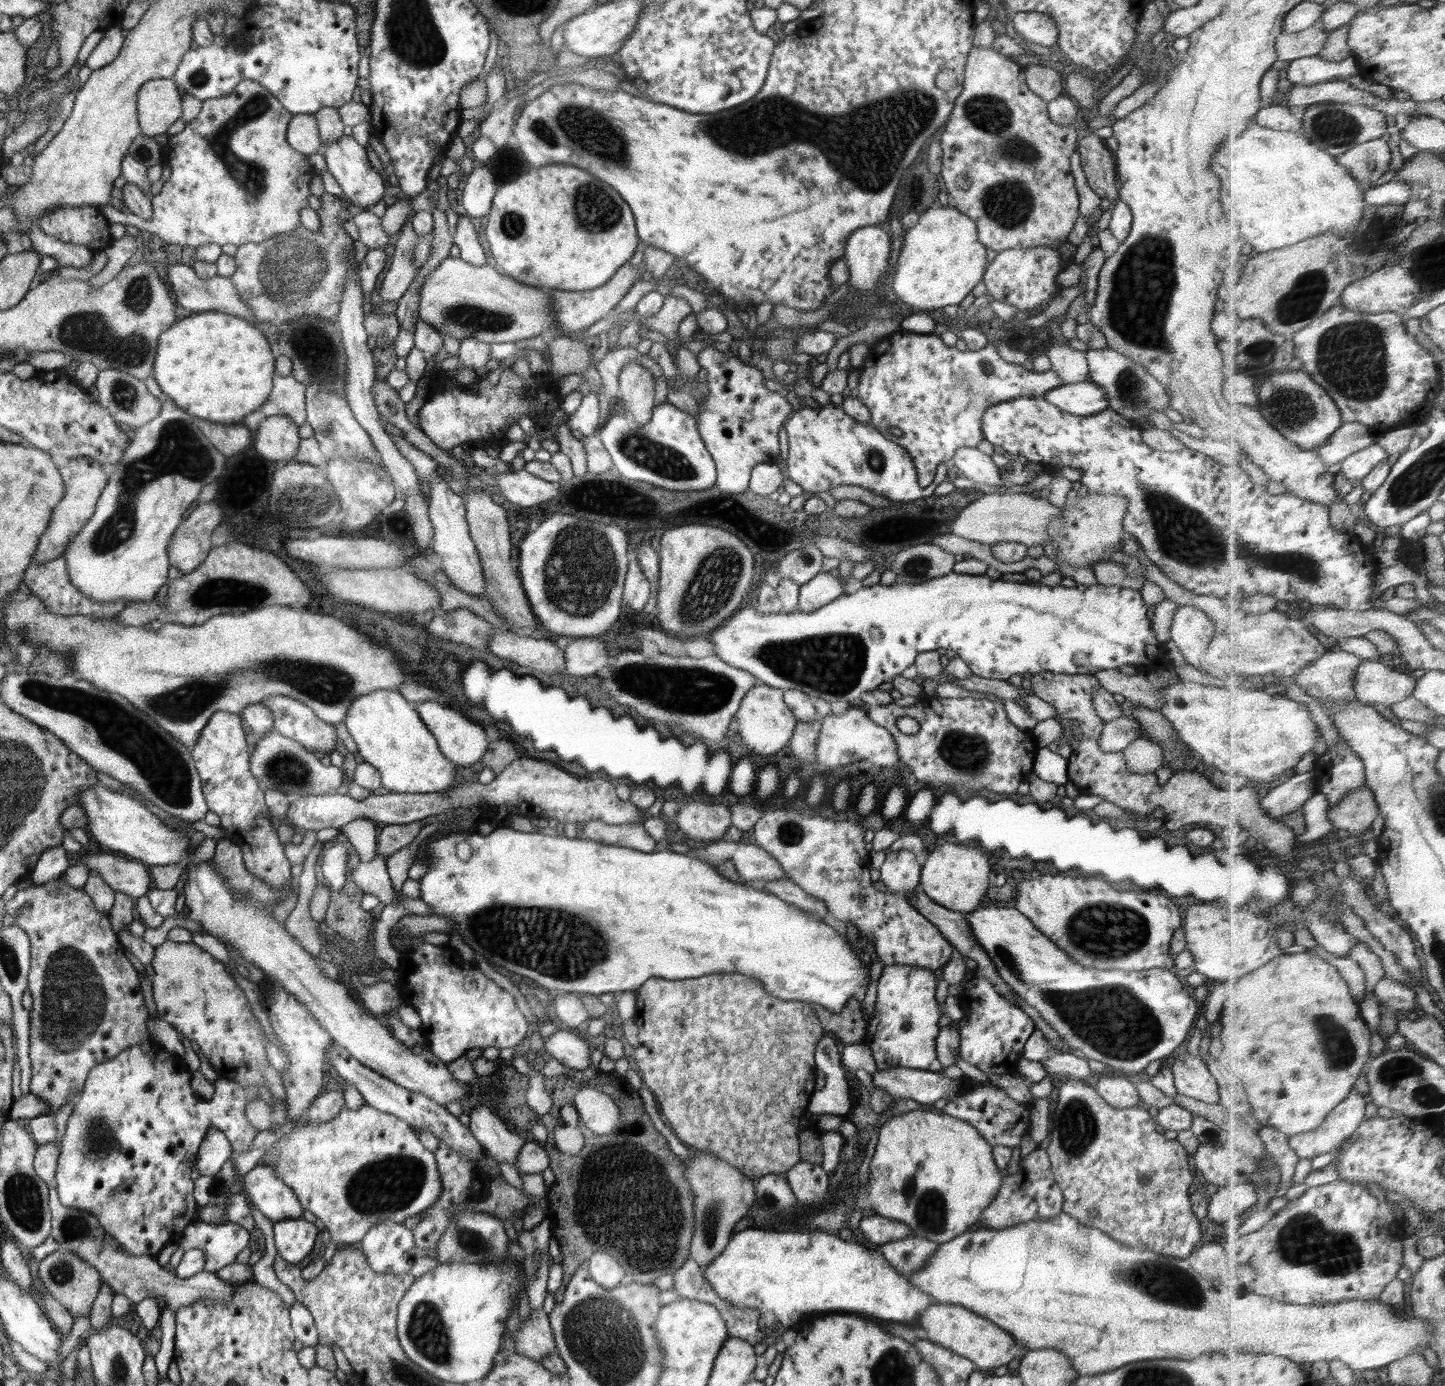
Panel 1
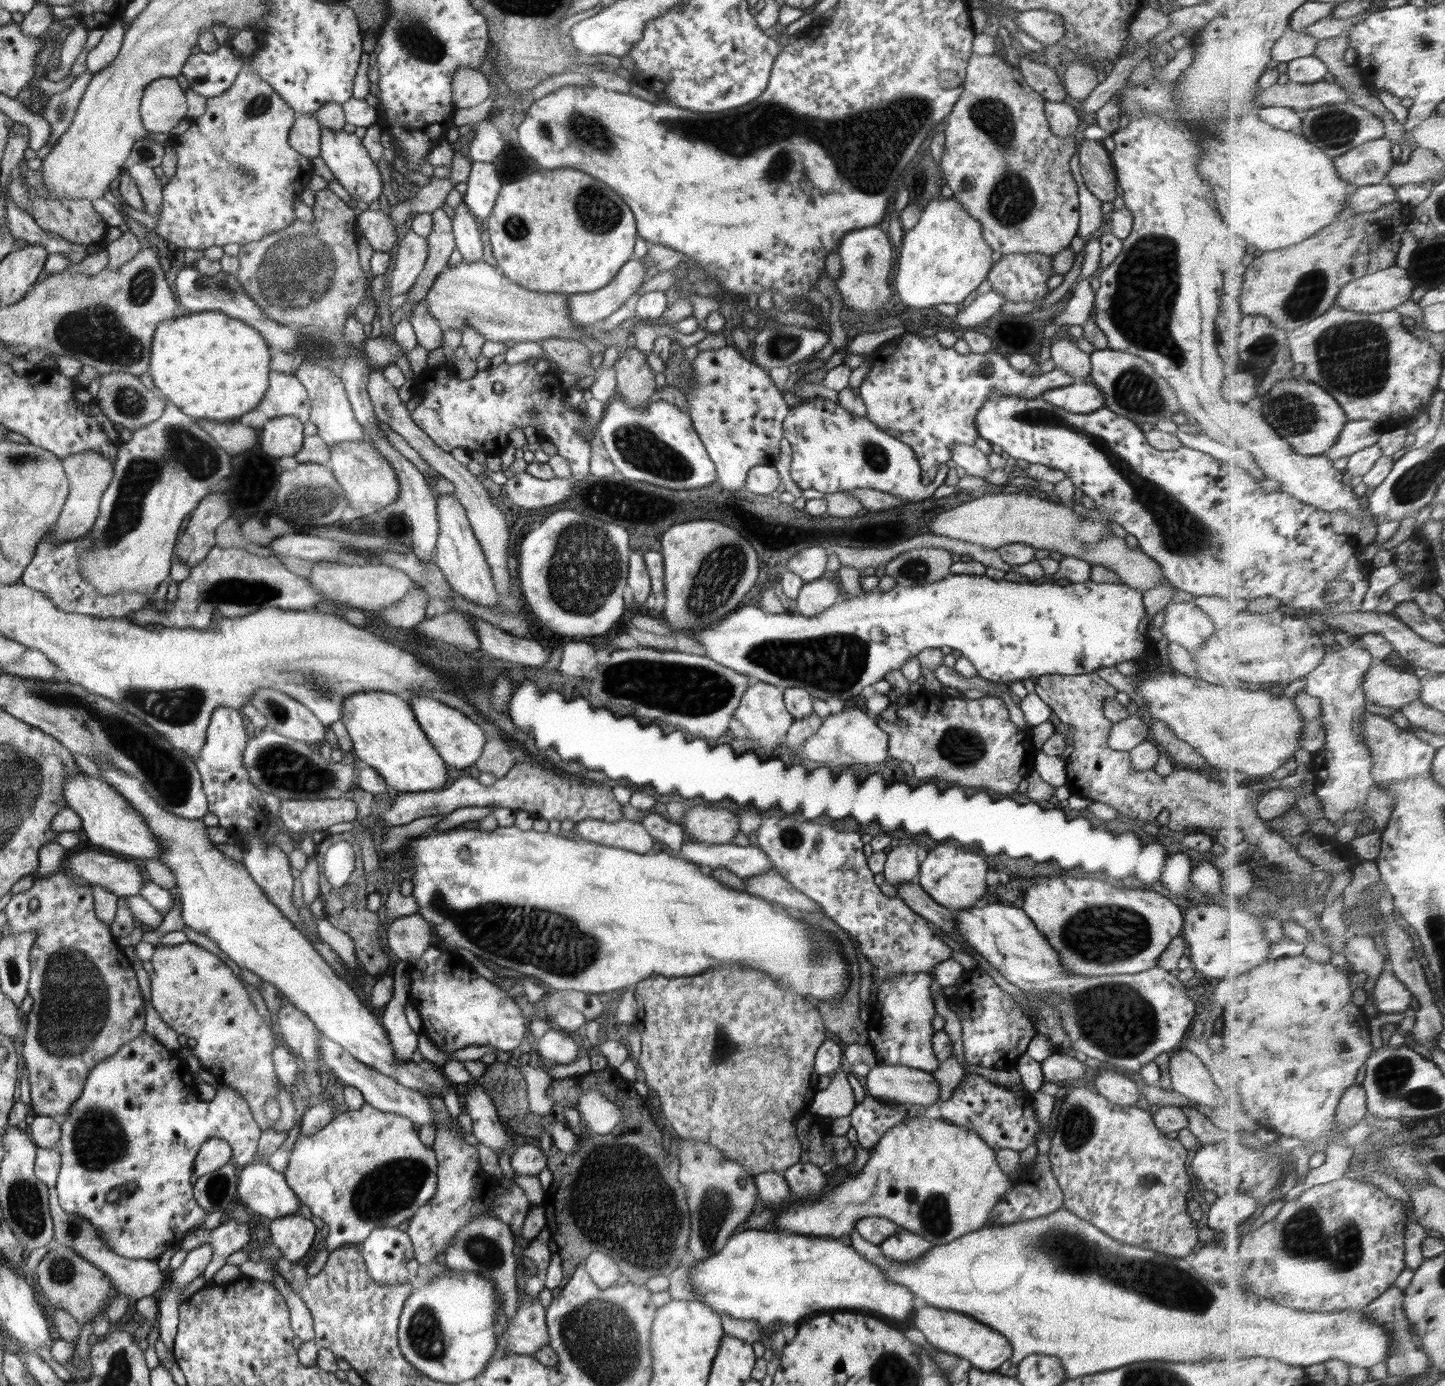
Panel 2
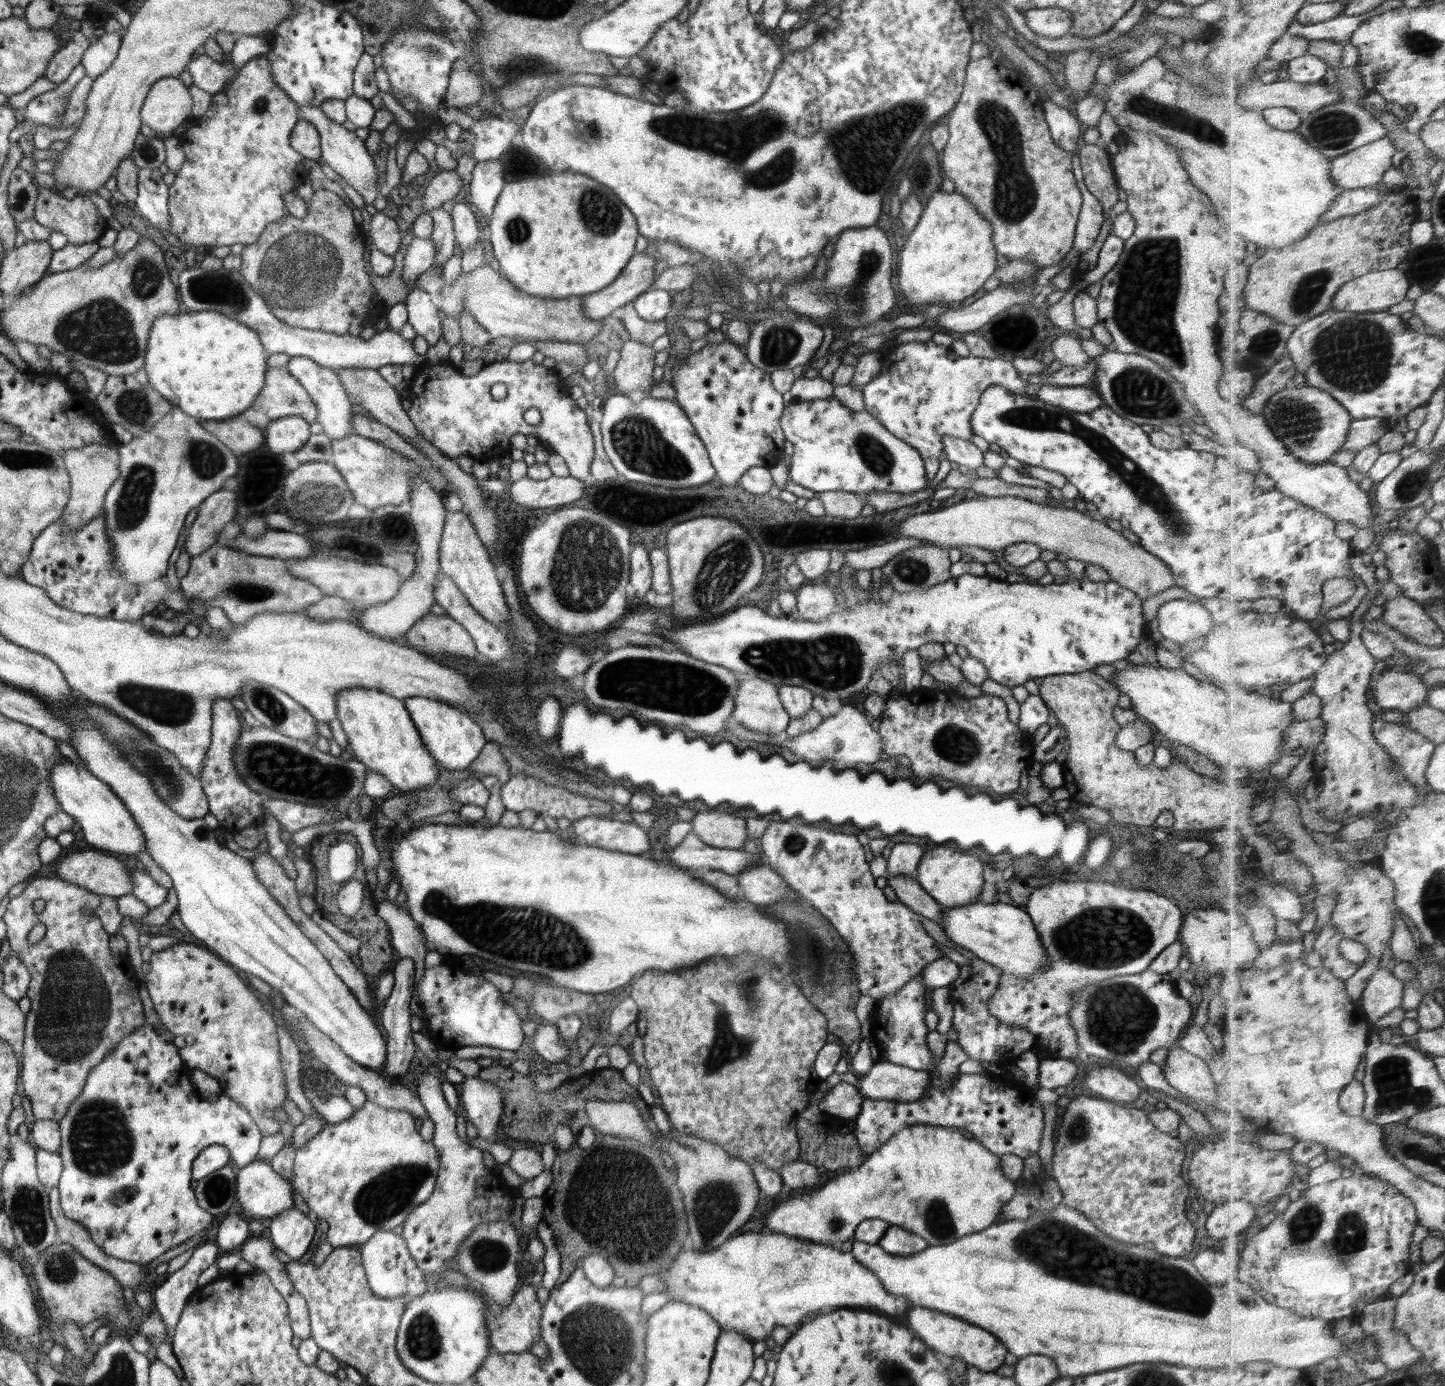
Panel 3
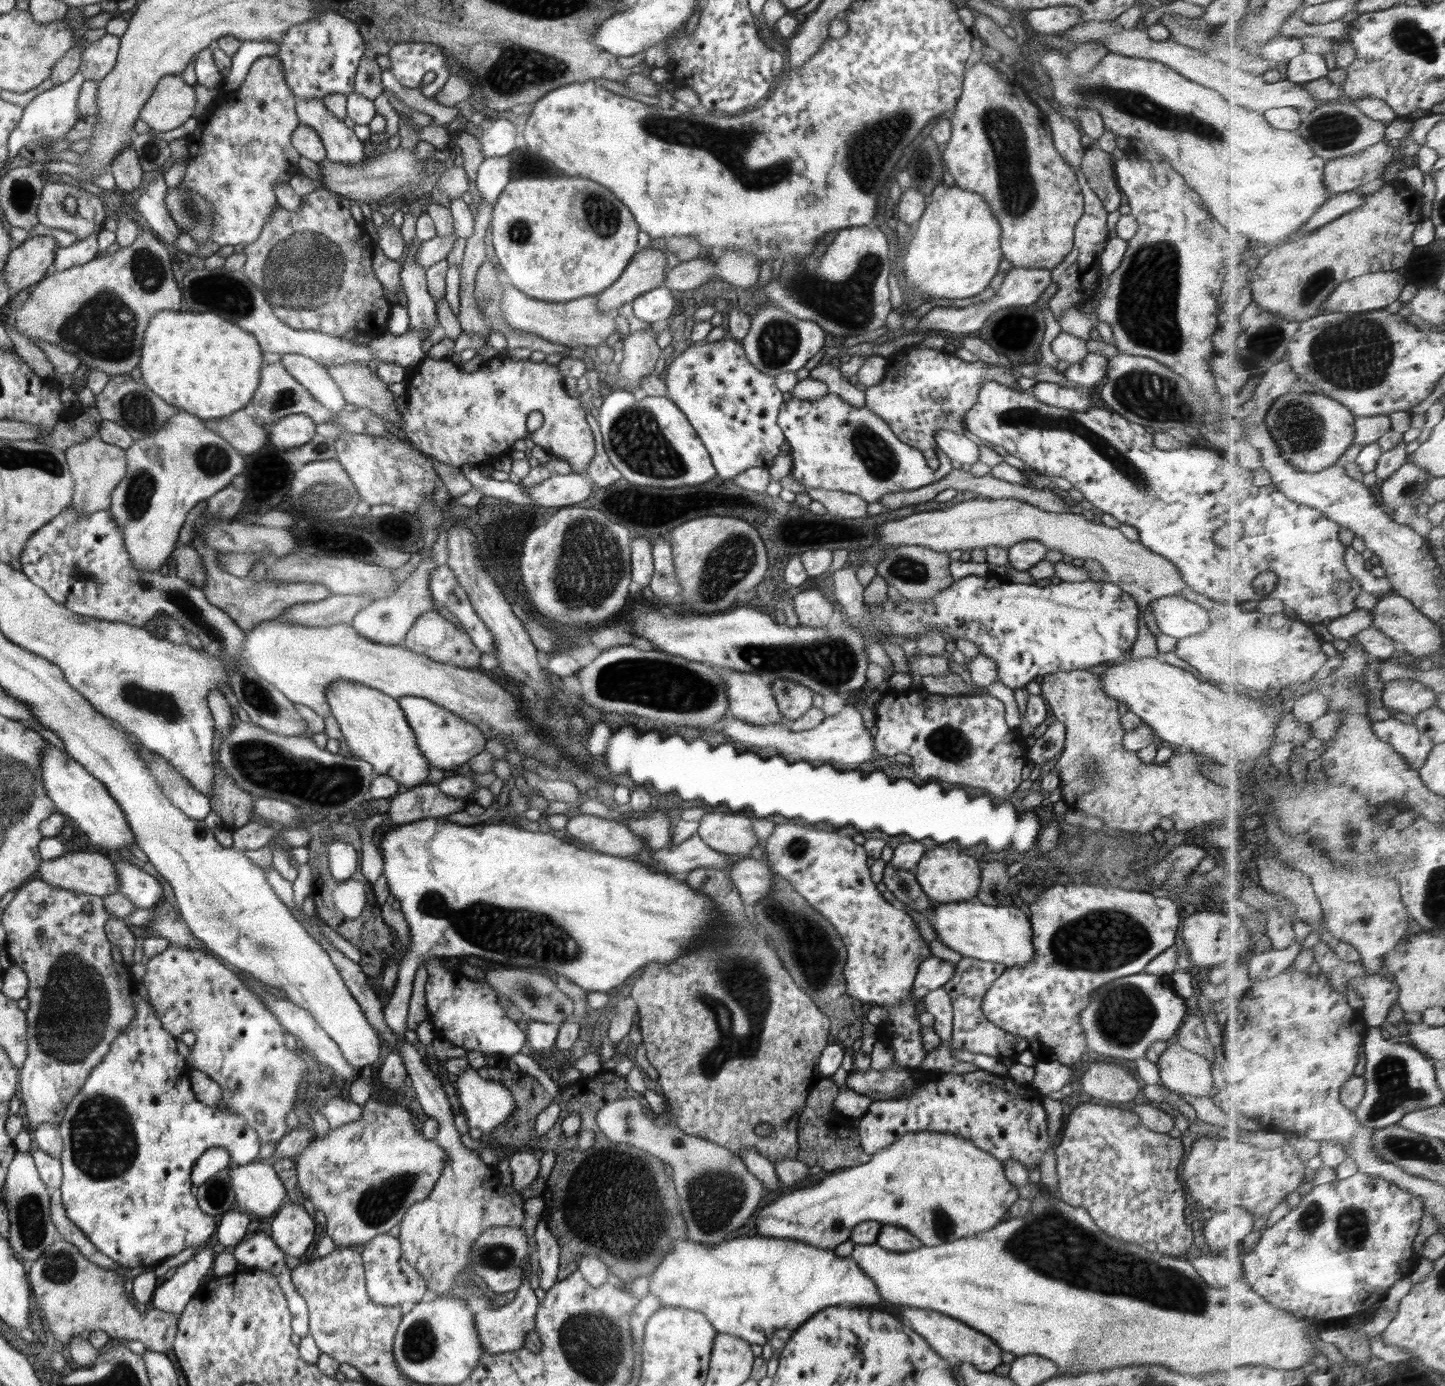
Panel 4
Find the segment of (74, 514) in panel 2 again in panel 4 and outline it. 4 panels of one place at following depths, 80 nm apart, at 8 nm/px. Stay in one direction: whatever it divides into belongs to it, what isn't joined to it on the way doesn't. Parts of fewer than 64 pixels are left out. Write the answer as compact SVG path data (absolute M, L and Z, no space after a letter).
M95 436L67 448L65 457L74 482L73 502L70 505L74 506L79 515L108 509L112 491L124 479L126 473L125 450L102 441L100 436Z

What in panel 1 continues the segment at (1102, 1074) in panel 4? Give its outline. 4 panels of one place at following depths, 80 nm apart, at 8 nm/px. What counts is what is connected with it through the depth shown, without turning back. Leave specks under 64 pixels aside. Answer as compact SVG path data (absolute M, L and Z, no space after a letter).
M1104 1076L1104 1078L1097 1078L1093 1084L1098 1093L1110 1106L1121 1108L1136 1107L1140 1102L1136 1084L1126 1079L1116 1078L1116 1076Z

